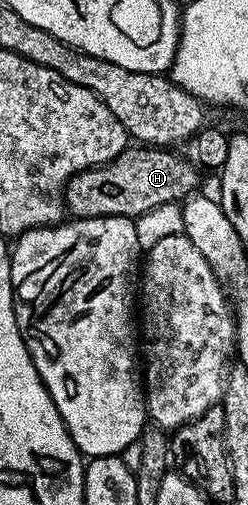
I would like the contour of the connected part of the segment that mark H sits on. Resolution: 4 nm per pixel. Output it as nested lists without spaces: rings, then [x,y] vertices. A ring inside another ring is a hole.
[[[128,146],[115,160],[77,172],[66,184],[67,213],[79,220],[97,216],[137,218],[156,206],[185,200],[199,191],[200,168],[193,159],[185,160],[174,152],[166,146]]]

